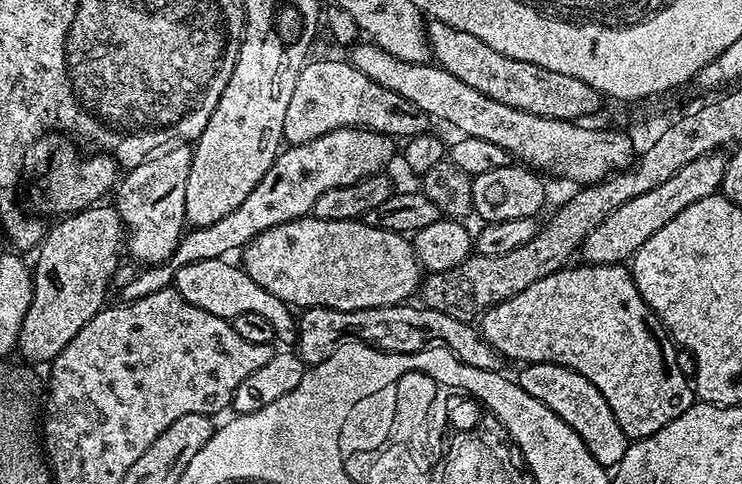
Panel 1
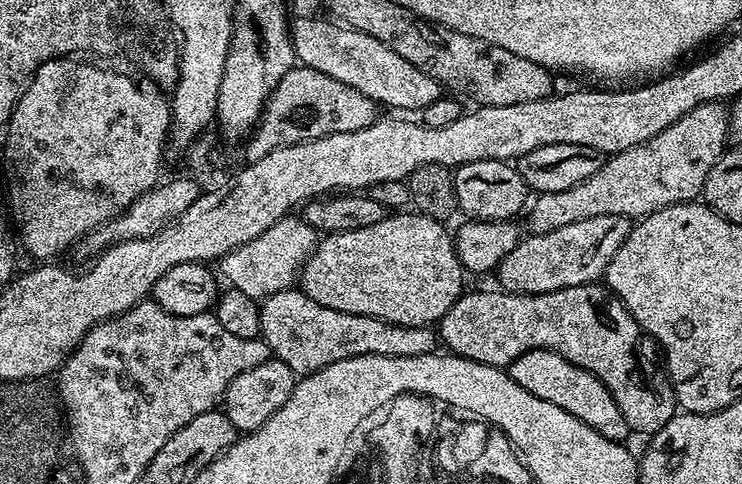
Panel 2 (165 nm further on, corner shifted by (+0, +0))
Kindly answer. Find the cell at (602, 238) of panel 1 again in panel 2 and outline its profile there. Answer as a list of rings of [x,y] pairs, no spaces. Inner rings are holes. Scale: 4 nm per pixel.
[[[603,216],[602,218],[585,218],[582,222],[570,222],[570,226],[558,226],[558,230],[550,230],[550,234],[525,235],[502,258],[500,265],[494,269],[494,276],[500,279],[499,287],[506,292],[518,294],[546,294],[554,290],[566,290],[570,286],[595,284],[610,266],[614,254],[618,254],[618,246],[626,242],[633,221],[626,216]]]

